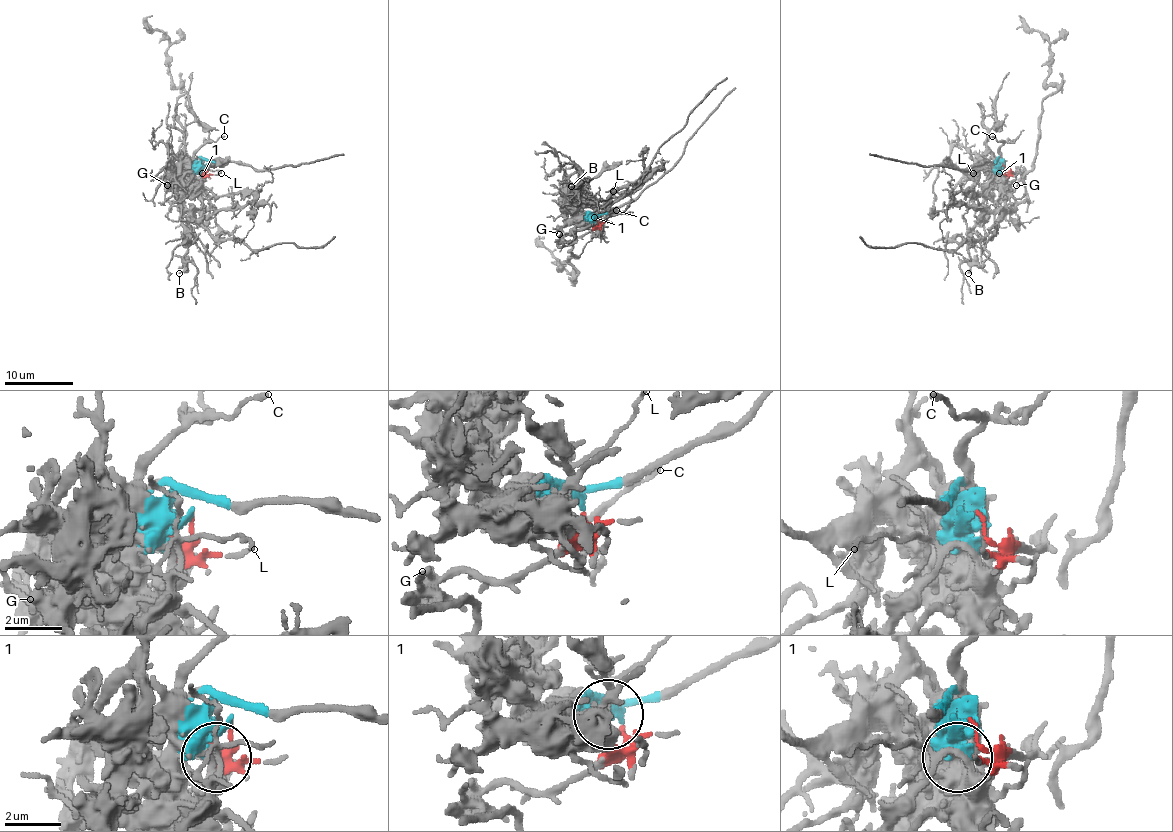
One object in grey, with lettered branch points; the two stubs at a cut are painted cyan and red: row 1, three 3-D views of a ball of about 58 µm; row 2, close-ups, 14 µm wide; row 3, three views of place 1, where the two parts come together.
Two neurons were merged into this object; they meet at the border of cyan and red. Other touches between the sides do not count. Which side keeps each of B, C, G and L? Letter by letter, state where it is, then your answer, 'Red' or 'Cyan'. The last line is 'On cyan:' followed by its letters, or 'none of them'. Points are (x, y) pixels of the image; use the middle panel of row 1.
B: Place: (571, 186). Cyan
C: Place: (616, 210). Cyan
G: Place: (559, 234). Red
L: Place: (613, 191). Red
On cyan: B, C

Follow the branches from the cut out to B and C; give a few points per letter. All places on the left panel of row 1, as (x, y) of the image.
B: (206, 165), (178, 189), (187, 248), (183, 270), (178, 274)
C: (206, 165), (201, 165), (195, 153), (225, 135)

